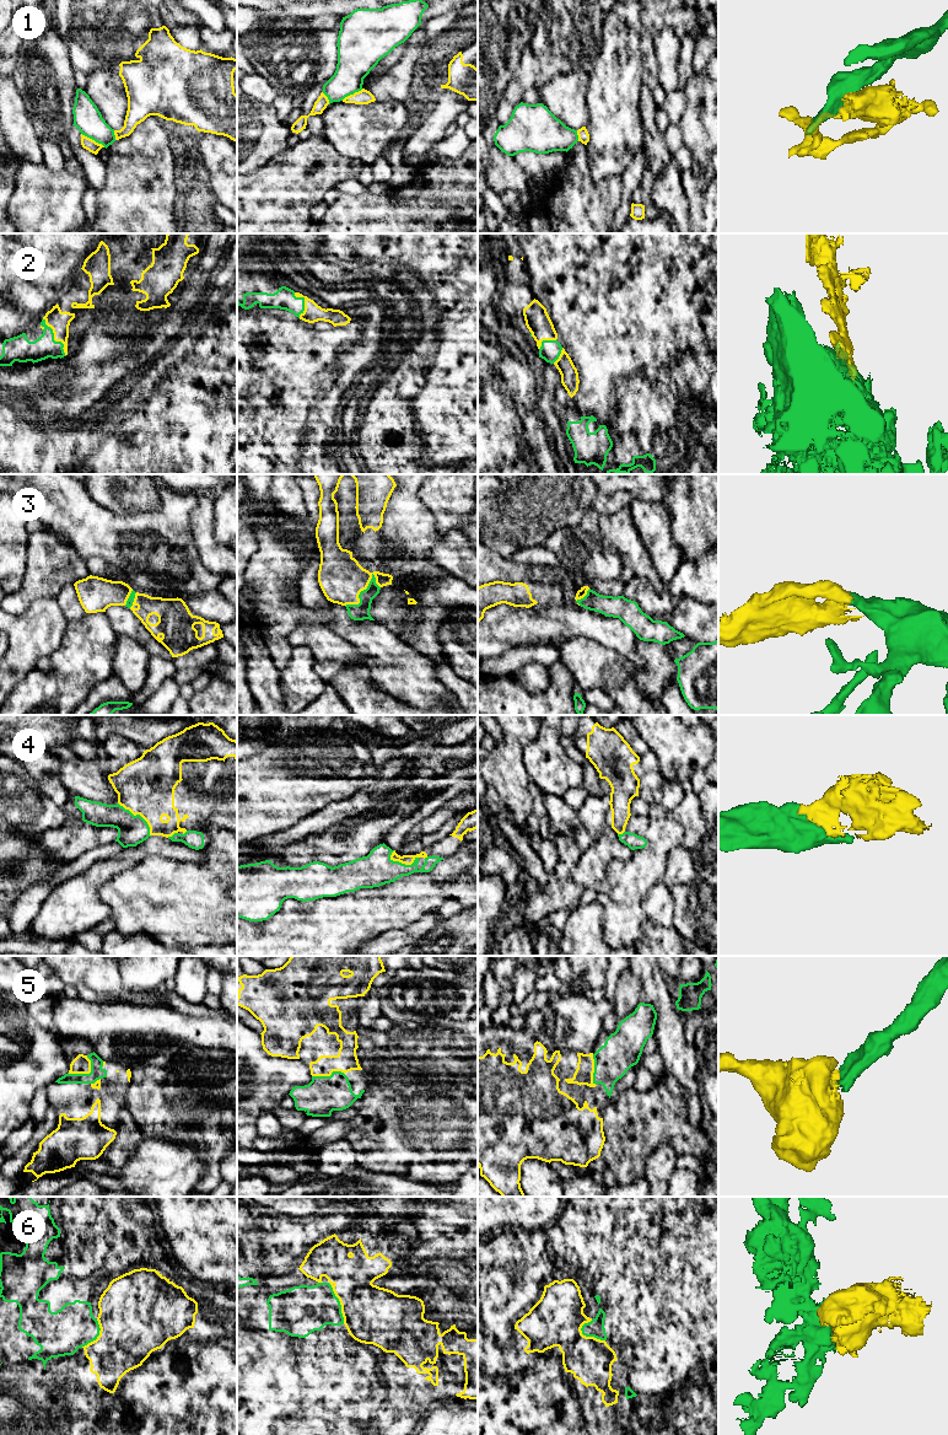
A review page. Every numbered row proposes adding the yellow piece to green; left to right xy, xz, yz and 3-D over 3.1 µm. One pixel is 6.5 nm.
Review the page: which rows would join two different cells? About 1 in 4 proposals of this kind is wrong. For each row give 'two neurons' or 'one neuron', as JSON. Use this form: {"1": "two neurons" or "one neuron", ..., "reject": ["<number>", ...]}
{"1": "two neurons", "2": "two neurons", "3": "one neuron", "4": "one neuron", "5": "one neuron", "6": "two neurons", "reject": ["1", "2", "6"]}

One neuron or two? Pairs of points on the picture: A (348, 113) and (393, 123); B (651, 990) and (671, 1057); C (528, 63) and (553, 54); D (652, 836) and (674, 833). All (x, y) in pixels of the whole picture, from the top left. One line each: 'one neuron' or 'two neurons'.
A: one neuron
B: one neuron
C: two neurons
D: one neuron

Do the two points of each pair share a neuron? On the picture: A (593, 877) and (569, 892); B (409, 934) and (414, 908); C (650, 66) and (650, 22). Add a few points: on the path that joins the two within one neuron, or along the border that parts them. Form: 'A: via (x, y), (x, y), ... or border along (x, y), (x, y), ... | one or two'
A: border along (580, 856), (572, 871), (572, 879), (583, 888) | two
B: border along (435, 911), (426, 912), (408, 924) | two
C: via (648, 55), (648, 33) | one

